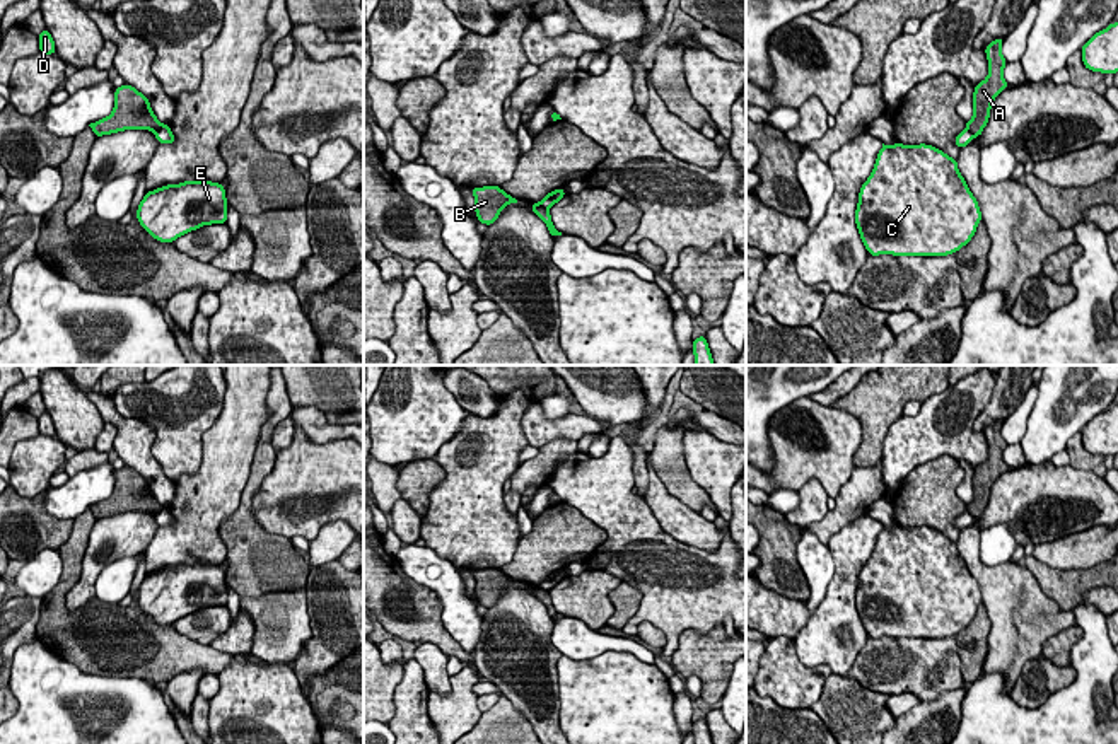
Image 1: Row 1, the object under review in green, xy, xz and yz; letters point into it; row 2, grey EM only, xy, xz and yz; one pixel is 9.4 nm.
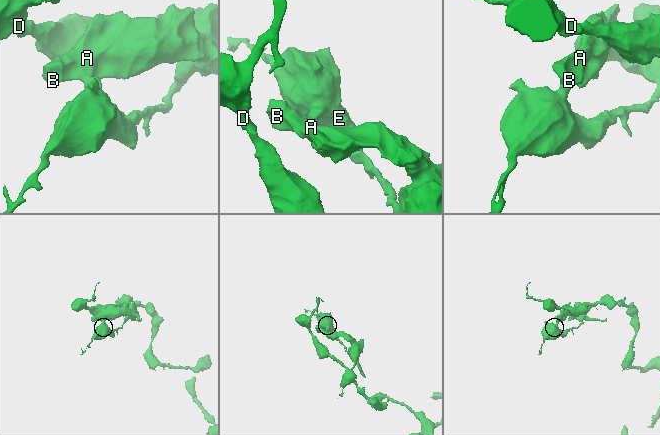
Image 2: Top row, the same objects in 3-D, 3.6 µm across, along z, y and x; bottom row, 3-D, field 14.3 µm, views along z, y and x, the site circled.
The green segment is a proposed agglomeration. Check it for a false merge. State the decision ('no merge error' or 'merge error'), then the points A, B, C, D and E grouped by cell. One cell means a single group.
merge error; groups A B / C D E

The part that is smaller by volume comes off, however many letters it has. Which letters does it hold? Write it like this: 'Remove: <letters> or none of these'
Remove: A, B

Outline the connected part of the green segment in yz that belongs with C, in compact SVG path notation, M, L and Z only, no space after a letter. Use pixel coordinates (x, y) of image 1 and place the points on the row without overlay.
M882 526L855 592L871 638L947 638L971 623L980 604L958 541L927 526Z

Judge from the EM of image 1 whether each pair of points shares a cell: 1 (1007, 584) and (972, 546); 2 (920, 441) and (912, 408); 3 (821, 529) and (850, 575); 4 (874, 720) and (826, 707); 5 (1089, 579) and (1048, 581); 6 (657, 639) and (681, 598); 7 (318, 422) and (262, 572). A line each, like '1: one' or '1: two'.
1: one
2: two
3: two
4: one
5: one
6: two
7: two

